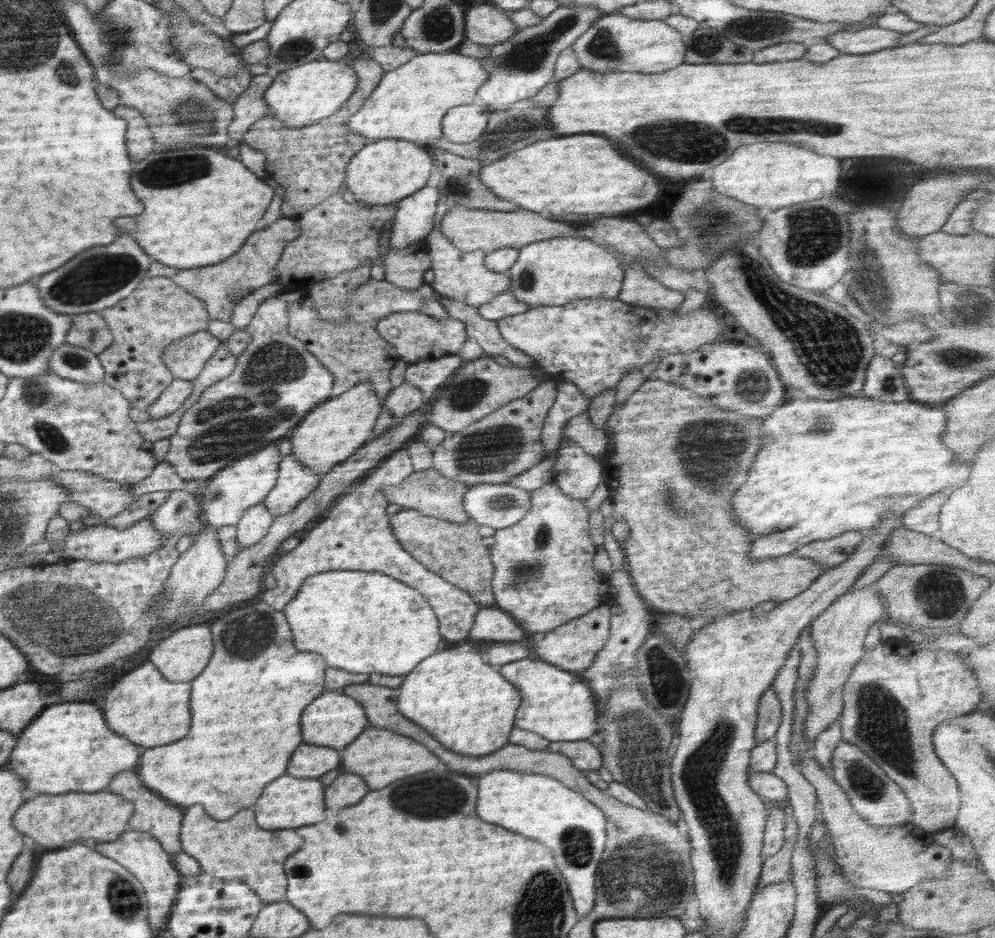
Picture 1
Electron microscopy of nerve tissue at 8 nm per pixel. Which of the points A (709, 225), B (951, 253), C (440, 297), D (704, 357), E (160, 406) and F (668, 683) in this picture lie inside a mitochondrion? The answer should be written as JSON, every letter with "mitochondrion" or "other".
{"A":"mitochondrion","B":"other","C":"other","D":"other","E":"other","F":"mitochondrion"}

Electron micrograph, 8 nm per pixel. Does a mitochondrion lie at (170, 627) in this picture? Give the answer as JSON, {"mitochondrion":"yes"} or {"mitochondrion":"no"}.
{"mitochondrion":"no"}

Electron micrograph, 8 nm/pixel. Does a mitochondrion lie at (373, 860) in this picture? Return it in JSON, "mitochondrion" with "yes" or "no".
{"mitochondrion":"no"}

